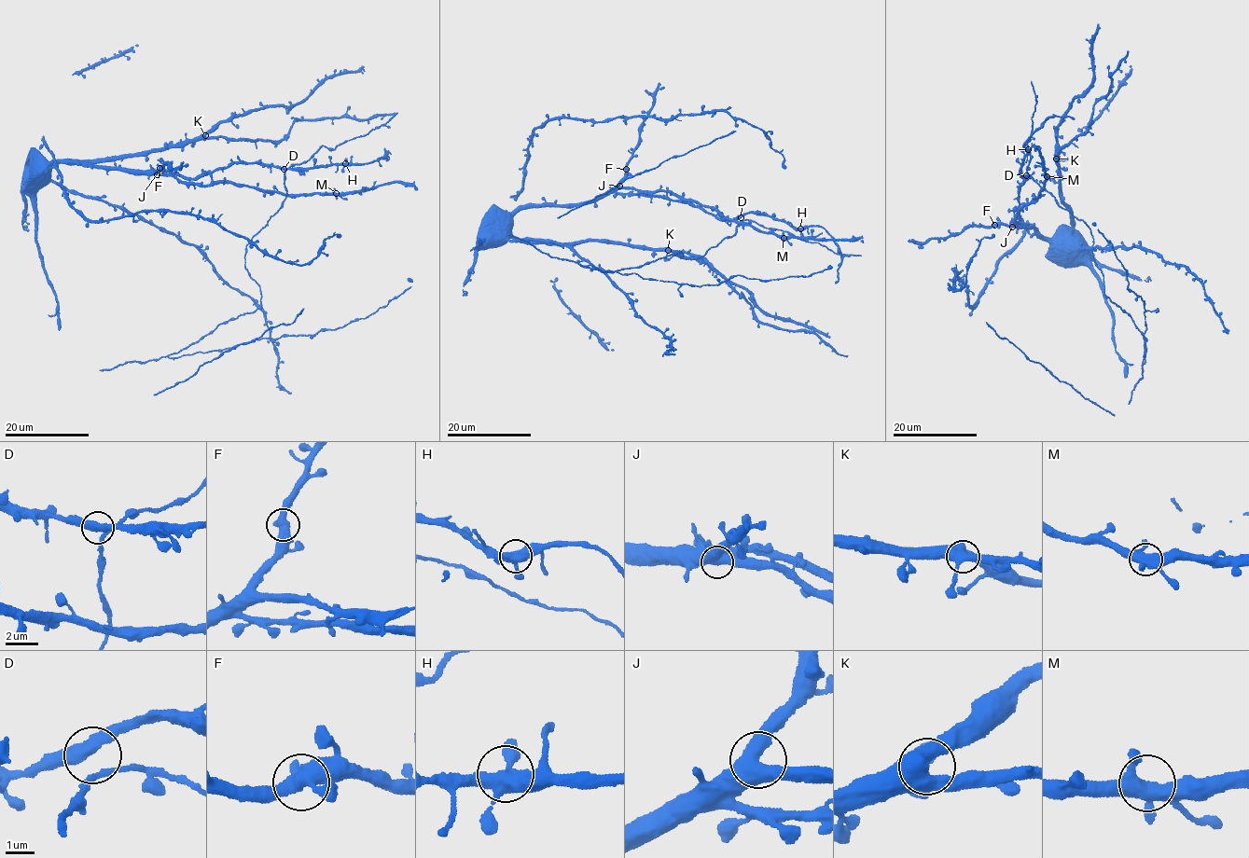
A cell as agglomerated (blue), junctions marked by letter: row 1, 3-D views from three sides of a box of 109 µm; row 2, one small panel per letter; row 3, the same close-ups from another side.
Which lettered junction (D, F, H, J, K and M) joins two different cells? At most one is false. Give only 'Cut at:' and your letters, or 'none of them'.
Cut at: none of them

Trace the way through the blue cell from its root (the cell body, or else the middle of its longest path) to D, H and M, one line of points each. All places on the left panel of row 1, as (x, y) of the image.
D: (151, 171), (167, 171), (191, 178), (241, 162), (284, 169)
H: (151, 171), (167, 171), (191, 178), (241, 162), (286, 168), (345, 163)
M: (151, 171), (173, 174), (183, 182), (203, 185), (222, 181), (284, 194), (336, 193)

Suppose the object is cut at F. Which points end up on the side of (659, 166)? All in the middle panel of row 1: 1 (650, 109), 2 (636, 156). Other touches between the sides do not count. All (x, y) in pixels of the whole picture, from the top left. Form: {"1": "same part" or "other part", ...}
{"1": "other part", "2": "other part"}

